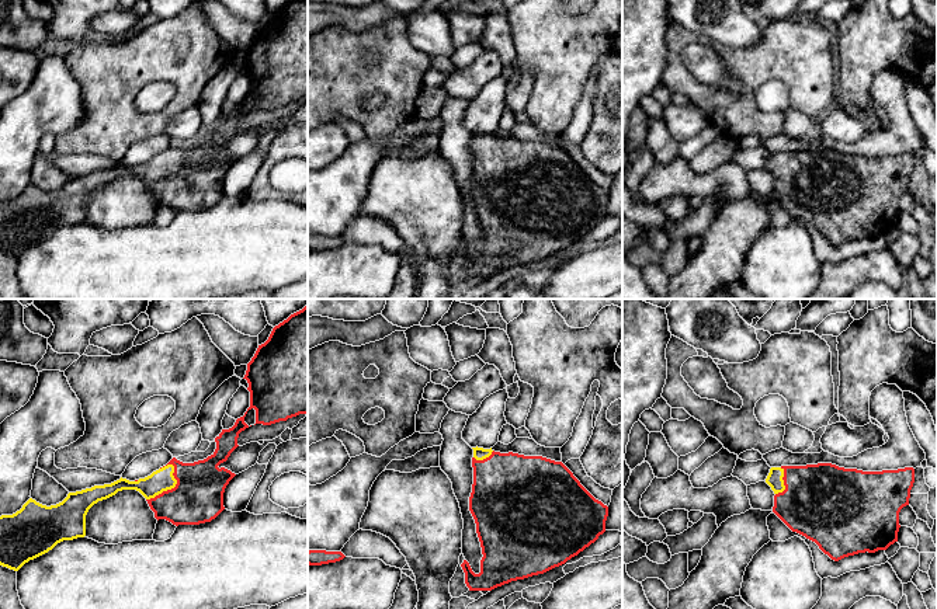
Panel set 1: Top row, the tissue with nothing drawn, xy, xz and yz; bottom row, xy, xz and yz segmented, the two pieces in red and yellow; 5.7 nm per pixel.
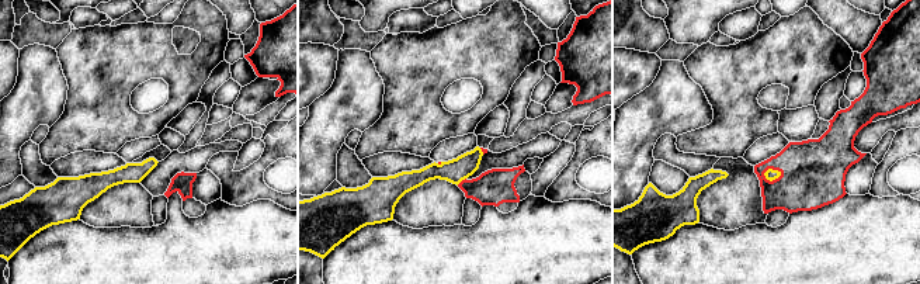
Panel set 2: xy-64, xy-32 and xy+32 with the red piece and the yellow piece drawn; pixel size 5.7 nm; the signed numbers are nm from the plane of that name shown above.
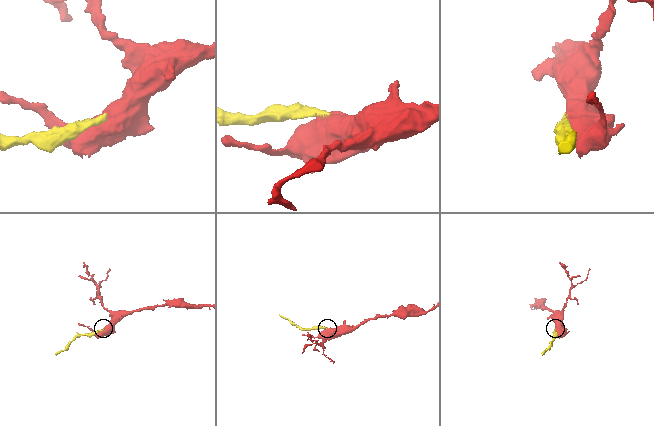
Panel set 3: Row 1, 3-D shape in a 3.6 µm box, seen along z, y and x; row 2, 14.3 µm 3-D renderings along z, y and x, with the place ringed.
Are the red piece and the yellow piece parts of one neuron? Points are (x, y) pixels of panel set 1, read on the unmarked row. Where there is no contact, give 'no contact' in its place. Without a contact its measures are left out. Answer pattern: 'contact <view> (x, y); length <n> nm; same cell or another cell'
contact xy (172, 174); length 260 nm; same cell

